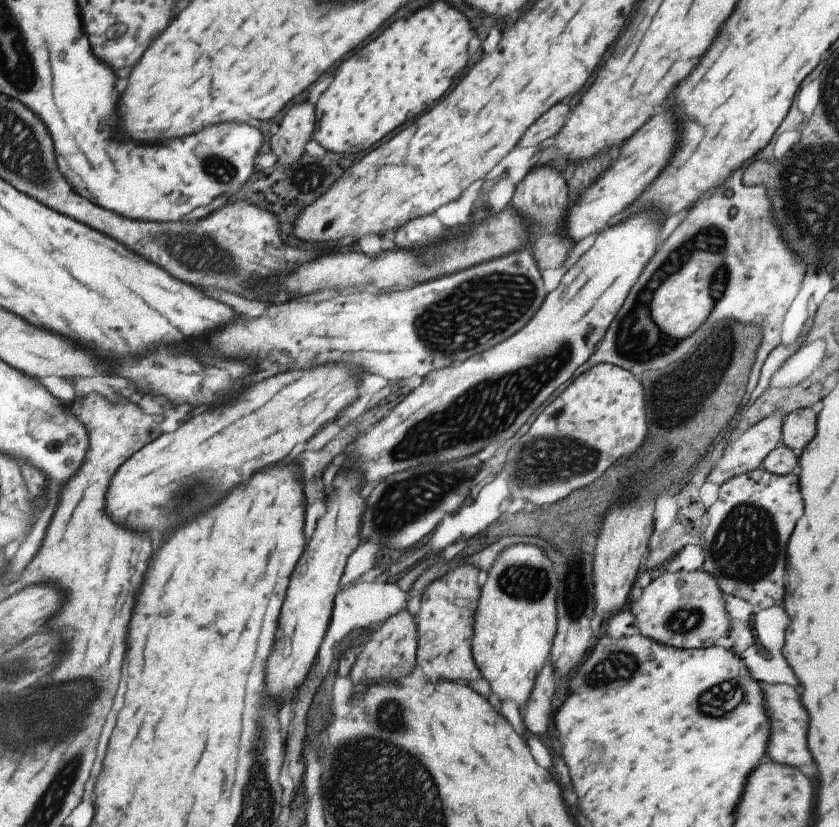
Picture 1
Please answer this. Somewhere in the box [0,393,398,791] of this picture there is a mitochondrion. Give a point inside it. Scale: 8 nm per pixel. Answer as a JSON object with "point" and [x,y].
{"point":[185,497]}

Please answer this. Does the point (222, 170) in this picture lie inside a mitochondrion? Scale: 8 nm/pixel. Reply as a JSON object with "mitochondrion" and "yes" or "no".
{"mitochondrion":"yes"}

